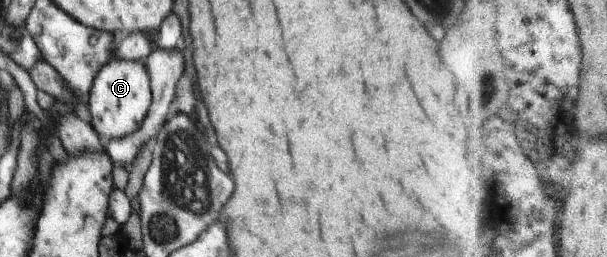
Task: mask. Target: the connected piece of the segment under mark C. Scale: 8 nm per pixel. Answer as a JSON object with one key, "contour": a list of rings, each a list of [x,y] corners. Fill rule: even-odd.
{"contour":[[[112,57],[94,76],[86,104],[89,107],[91,126],[108,142],[112,138],[135,132],[144,121],[151,101],[150,78],[144,63]]]}

